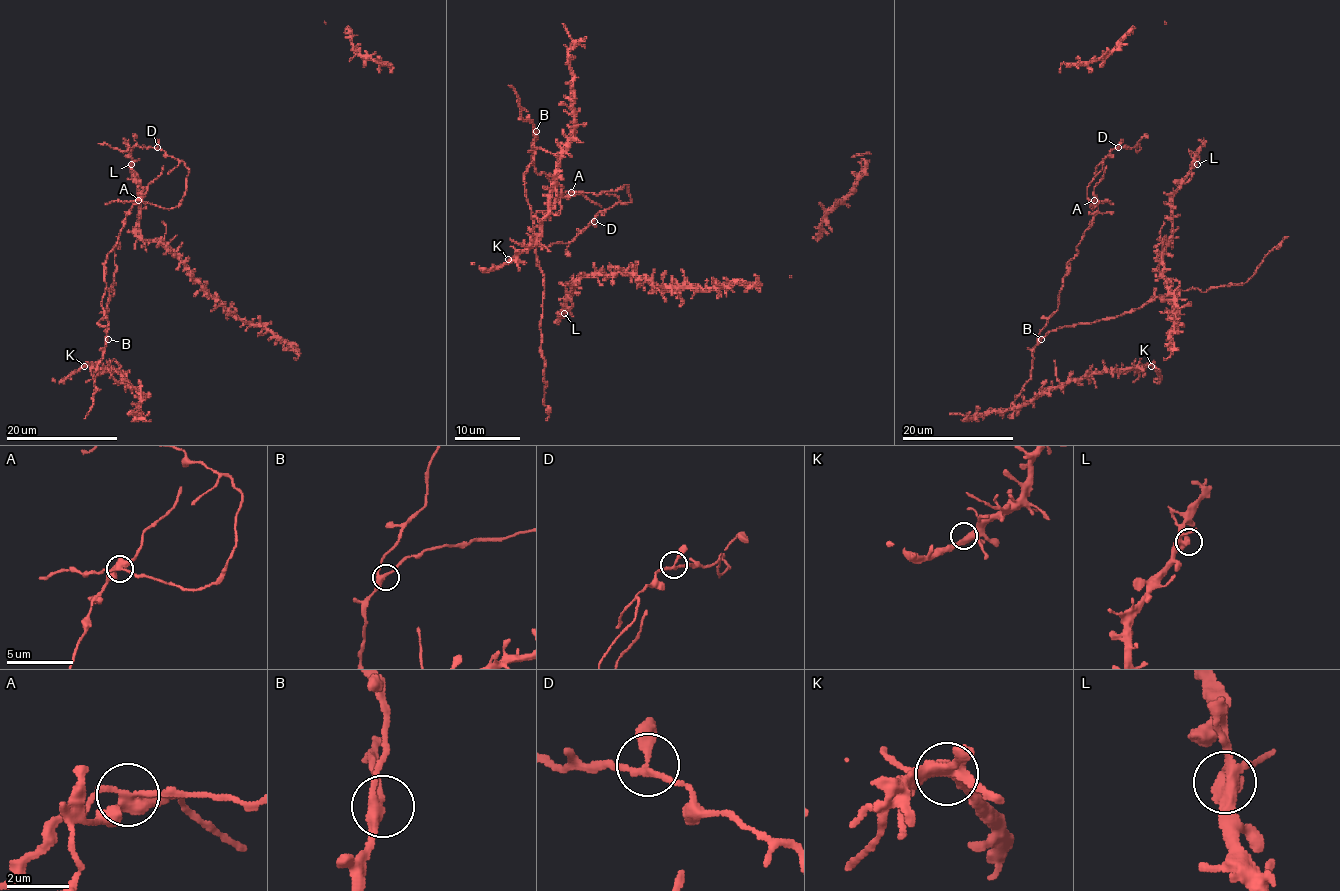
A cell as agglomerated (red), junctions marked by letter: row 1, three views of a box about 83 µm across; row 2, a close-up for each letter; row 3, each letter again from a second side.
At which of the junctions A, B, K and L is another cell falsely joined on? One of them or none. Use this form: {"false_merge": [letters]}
{"false_merge": ["A"]}

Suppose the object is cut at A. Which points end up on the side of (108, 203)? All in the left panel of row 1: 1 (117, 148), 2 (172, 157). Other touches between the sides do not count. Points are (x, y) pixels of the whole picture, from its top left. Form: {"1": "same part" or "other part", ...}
{"1": "same part", "2": "same part"}

